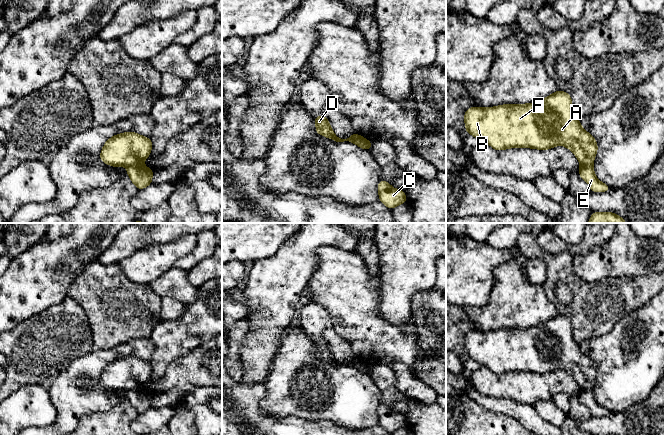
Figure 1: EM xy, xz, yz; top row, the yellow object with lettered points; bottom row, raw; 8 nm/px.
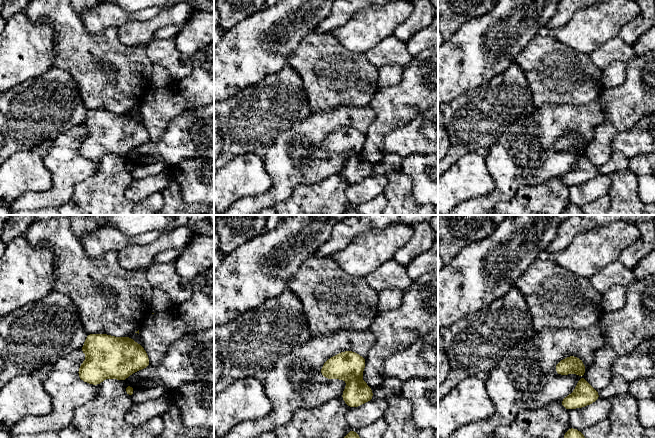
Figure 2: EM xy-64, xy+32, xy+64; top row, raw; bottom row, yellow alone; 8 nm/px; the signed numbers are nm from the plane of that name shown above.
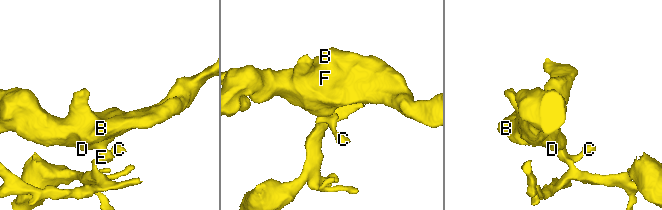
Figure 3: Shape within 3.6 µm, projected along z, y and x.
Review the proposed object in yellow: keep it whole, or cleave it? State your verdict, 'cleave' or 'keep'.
cleave

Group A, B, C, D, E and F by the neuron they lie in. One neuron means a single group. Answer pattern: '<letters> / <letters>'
A B D F / C E

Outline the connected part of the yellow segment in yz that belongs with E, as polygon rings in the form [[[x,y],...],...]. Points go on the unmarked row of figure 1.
[[[592,389],[581,390],[579,393],[580,402],[586,405],[592,416],[607,416],[611,412],[596,402]]]

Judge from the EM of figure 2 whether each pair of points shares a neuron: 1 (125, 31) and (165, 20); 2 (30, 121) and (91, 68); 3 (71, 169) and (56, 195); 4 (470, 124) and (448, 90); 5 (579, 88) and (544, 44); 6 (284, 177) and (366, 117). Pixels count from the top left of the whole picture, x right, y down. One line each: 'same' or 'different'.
1: same
2: different
3: same
4: different
5: same
6: same

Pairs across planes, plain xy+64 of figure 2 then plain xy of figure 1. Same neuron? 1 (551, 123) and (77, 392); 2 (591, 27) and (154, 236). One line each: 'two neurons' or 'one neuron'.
1: one neuron
2: two neurons

